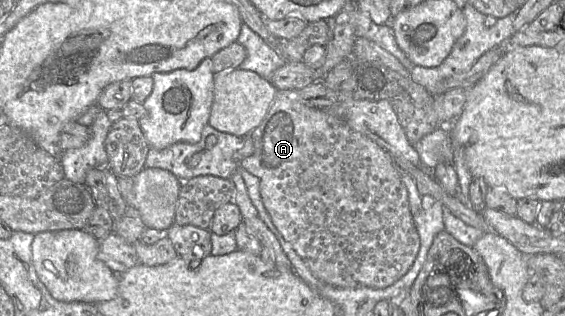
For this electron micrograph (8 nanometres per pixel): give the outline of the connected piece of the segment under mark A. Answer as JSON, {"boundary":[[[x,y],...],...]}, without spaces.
{"boundary":[[[292,90],[276,92],[266,116],[251,132],[250,137],[253,140],[254,152],[240,162],[240,167],[259,179],[261,198],[273,224],[316,278],[340,288],[364,286],[382,289],[393,285],[409,271],[420,248],[420,237],[410,211],[408,190],[402,181],[402,176],[394,167],[393,157],[388,151],[370,138],[353,130],[345,121],[326,109],[306,106],[298,99],[297,92]]]}

